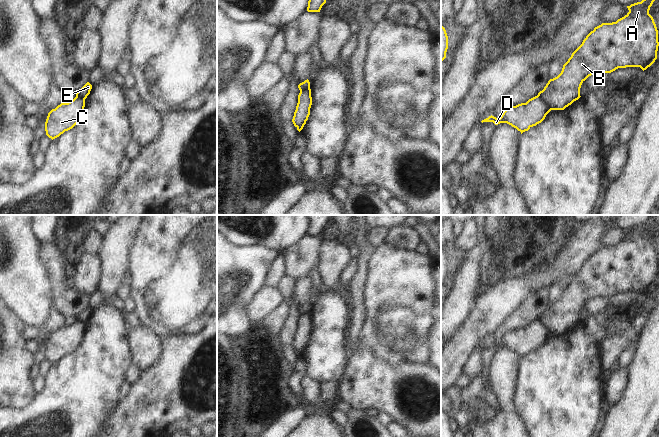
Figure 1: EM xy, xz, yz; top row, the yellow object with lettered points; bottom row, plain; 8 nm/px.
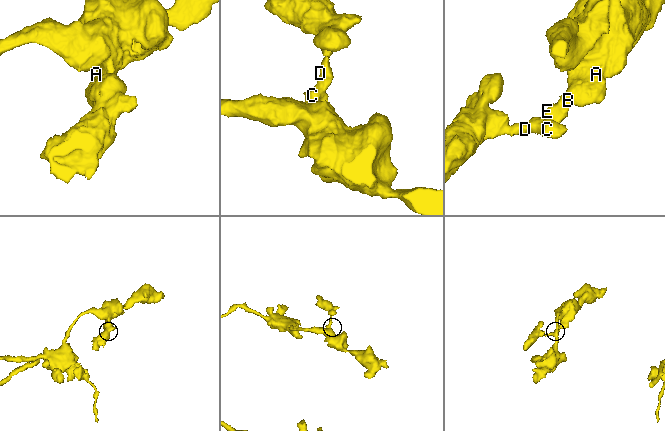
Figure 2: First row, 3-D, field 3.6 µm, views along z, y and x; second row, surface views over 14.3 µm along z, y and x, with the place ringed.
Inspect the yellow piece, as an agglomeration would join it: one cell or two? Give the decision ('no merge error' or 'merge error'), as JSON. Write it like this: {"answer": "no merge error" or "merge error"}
{"answer": "merge error"}

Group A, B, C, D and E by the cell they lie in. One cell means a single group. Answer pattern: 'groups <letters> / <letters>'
groups A B E / C D

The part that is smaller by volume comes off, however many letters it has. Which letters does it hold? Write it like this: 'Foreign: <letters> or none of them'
Foreign: C, D

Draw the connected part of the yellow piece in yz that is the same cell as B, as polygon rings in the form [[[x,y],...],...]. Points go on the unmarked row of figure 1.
[[[652,218],[641,226],[627,230],[629,236],[624,241],[616,246],[602,247],[586,260],[563,289],[561,297],[550,303],[538,317],[550,333],[564,334],[578,324],[582,307],[591,299],[611,297],[626,291],[640,291],[644,295],[655,286],[659,270],[658,254],[649,234],[656,222],[656,218]]]

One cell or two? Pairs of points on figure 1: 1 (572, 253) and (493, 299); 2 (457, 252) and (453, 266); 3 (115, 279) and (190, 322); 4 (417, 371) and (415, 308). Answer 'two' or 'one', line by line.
1: one
2: one
3: two
4: two

